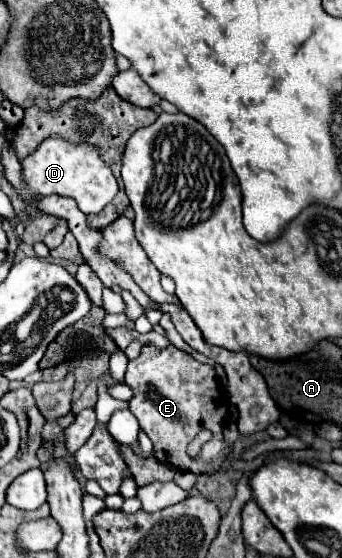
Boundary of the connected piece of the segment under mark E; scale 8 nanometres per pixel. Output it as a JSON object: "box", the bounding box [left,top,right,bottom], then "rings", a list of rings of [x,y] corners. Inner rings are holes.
{"box":[124,346,232,474],"rings":[[[144,346],[142,354],[136,360],[128,362],[124,382],[134,390],[130,412],[138,418],[140,428],[152,440],[156,458],[160,462],[170,464],[176,470],[194,474],[216,472],[218,468],[224,468],[226,456],[232,452],[222,442],[222,424],[228,415],[229,403],[220,392],[212,366],[200,364],[190,354],[174,346],[164,350],[158,350],[156,346]],[[202,428],[214,432],[214,446],[204,448],[196,458],[188,458],[186,446]]]}

